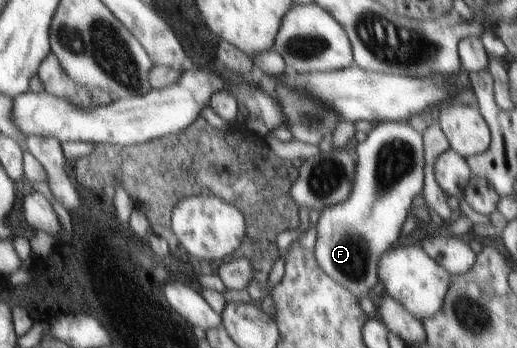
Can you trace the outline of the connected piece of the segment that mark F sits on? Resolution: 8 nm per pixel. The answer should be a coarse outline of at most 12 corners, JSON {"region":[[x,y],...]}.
{"region":[[407,122],[357,143],[348,197],[316,223],[319,266],[353,294],[377,284],[423,190]]}

